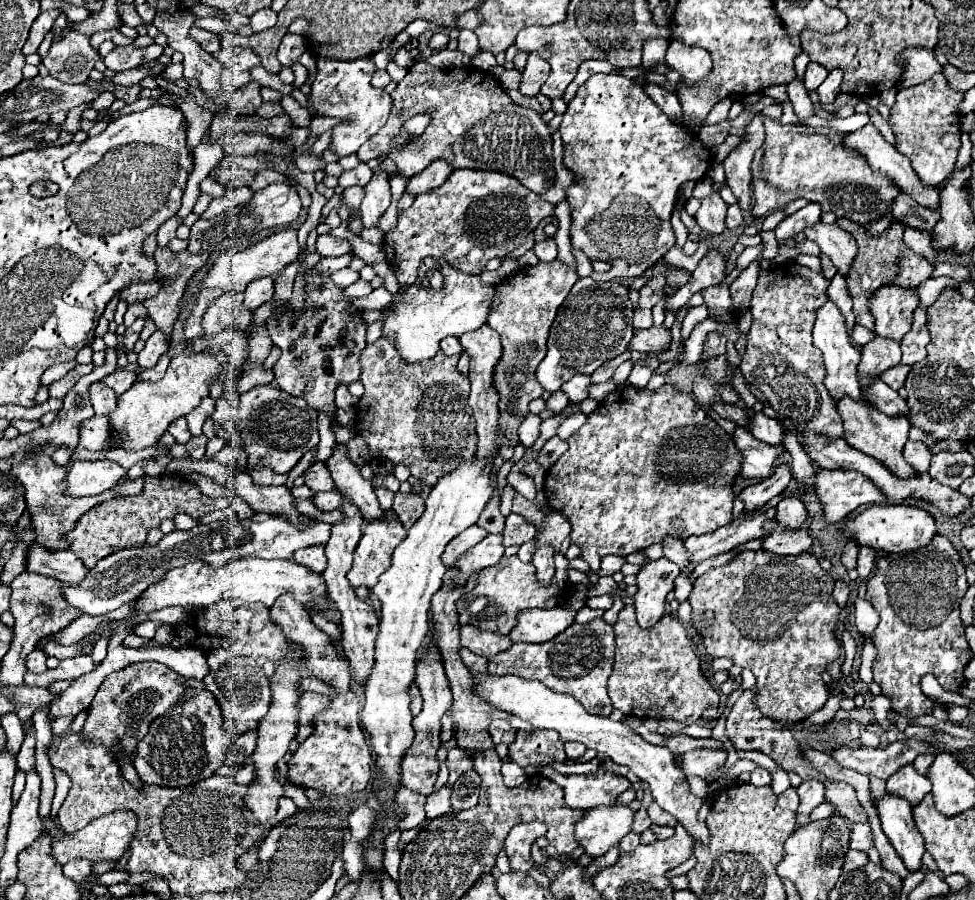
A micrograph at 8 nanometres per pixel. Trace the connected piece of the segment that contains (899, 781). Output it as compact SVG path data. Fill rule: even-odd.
M912 764L902 766L902 770L894 772L886 780L886 790L892 792L892 794L898 794L902 798L906 798L912 806L918 804L924 798L924 794L930 792L930 788L932 788L930 780L926 776L918 774Z

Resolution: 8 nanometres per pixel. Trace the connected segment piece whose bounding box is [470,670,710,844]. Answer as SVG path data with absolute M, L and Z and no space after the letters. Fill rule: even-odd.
M470 670L472 678L474 678L474 694L482 700L486 700L488 704L520 716L522 720L530 722L534 728L546 728L546 730L554 730L560 734L560 738L564 742L574 740L574 742L582 742L586 748L592 748L600 754L606 754L608 758L612 758L618 764L628 766L642 782L650 784L652 796L658 802L658 806L670 814L676 816L676 820L688 830L690 836L702 840L704 844L708 842L708 828L704 822L700 822L696 818L700 806L704 800L700 800L698 796L694 796L688 788L686 776L680 768L674 766L672 760L672 752L666 746L654 746L648 744L646 740L642 740L634 730L630 730L628 726L624 726L622 722L614 722L606 716L594 716L588 714L584 710L584 706L580 706L574 698L570 698L568 694L558 694L552 692L550 688L542 686L542 682L530 682L528 678L518 678L516 674L490 674L490 672L474 672Z

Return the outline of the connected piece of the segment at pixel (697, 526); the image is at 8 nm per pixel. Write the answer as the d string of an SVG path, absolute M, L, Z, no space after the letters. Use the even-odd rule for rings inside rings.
M664 384L658 392L648 392L644 388L628 386L628 388L616 388L616 392L608 394L602 400L602 404L590 414L588 422L568 438L568 452L562 454L562 458L558 458L558 462L548 470L546 482L544 482L544 492L546 492L546 498L548 498L548 506L568 518L568 522L572 526L570 540L572 540L572 544L576 544L582 550L580 558L588 562L592 572L598 572L600 560L606 554L628 556L628 554L632 554L636 550L642 550L642 548L646 548L650 544L660 542L664 534L678 536L676 528L672 526L672 518L682 518L684 520L682 538L686 538L690 534L706 534L706 532L712 532L712 530L716 530L720 526L730 524L732 522L732 502L734 502L732 482L734 482L734 478L738 474L740 474L740 452L736 450L736 446L732 442L732 436L726 434L704 410L700 410L698 404L688 394L676 390L670 384Z

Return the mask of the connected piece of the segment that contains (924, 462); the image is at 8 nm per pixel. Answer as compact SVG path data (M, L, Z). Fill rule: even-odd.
M908 440L902 454L904 454L906 462L910 466L914 466L916 472L928 472L932 454L930 454L930 450L928 450L928 446L924 442L912 442L912 440Z

